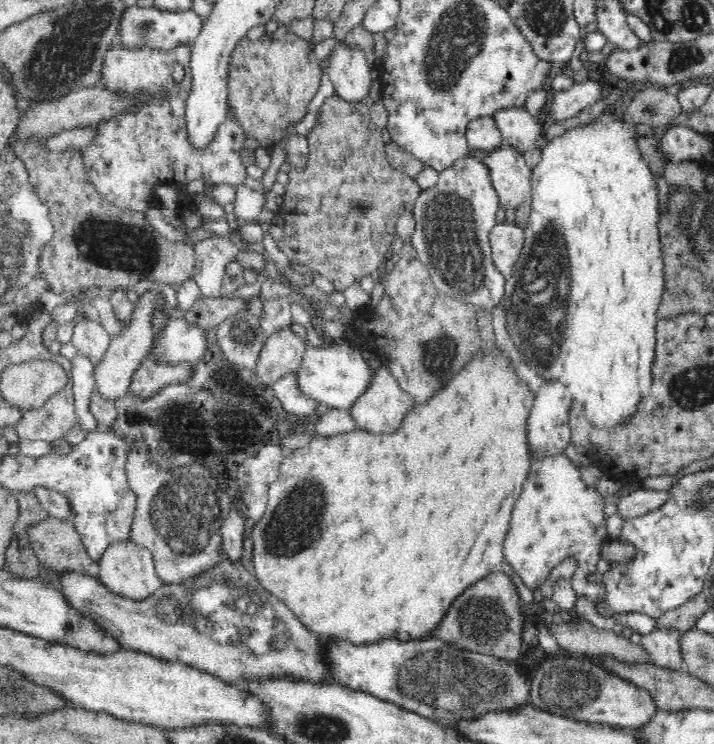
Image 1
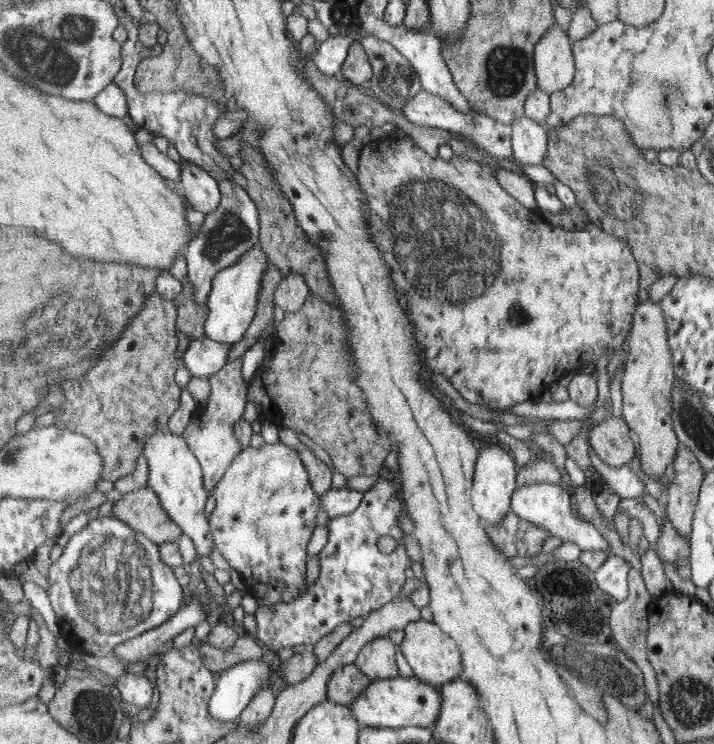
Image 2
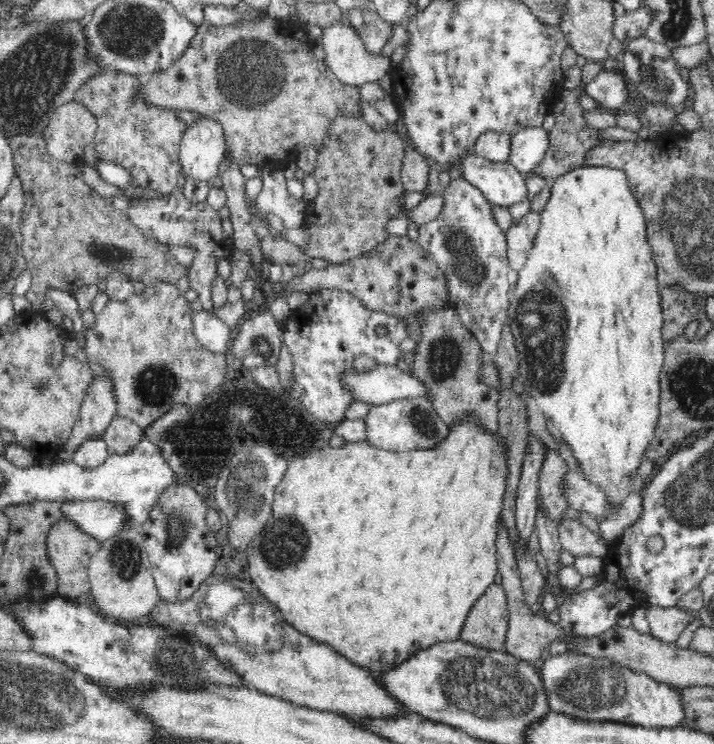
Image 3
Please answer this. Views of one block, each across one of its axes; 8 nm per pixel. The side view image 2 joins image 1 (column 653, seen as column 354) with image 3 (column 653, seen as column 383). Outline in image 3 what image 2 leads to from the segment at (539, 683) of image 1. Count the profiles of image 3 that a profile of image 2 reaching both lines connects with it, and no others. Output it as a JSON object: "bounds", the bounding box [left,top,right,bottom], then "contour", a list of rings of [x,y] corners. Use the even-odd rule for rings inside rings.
{"bounds":[539,651,684,728],"contour":[[[573,651],[544,660],[539,673],[548,707],[554,712],[588,721],[636,727],[672,728],[682,725],[684,709],[676,689],[612,660],[592,658]]]}

